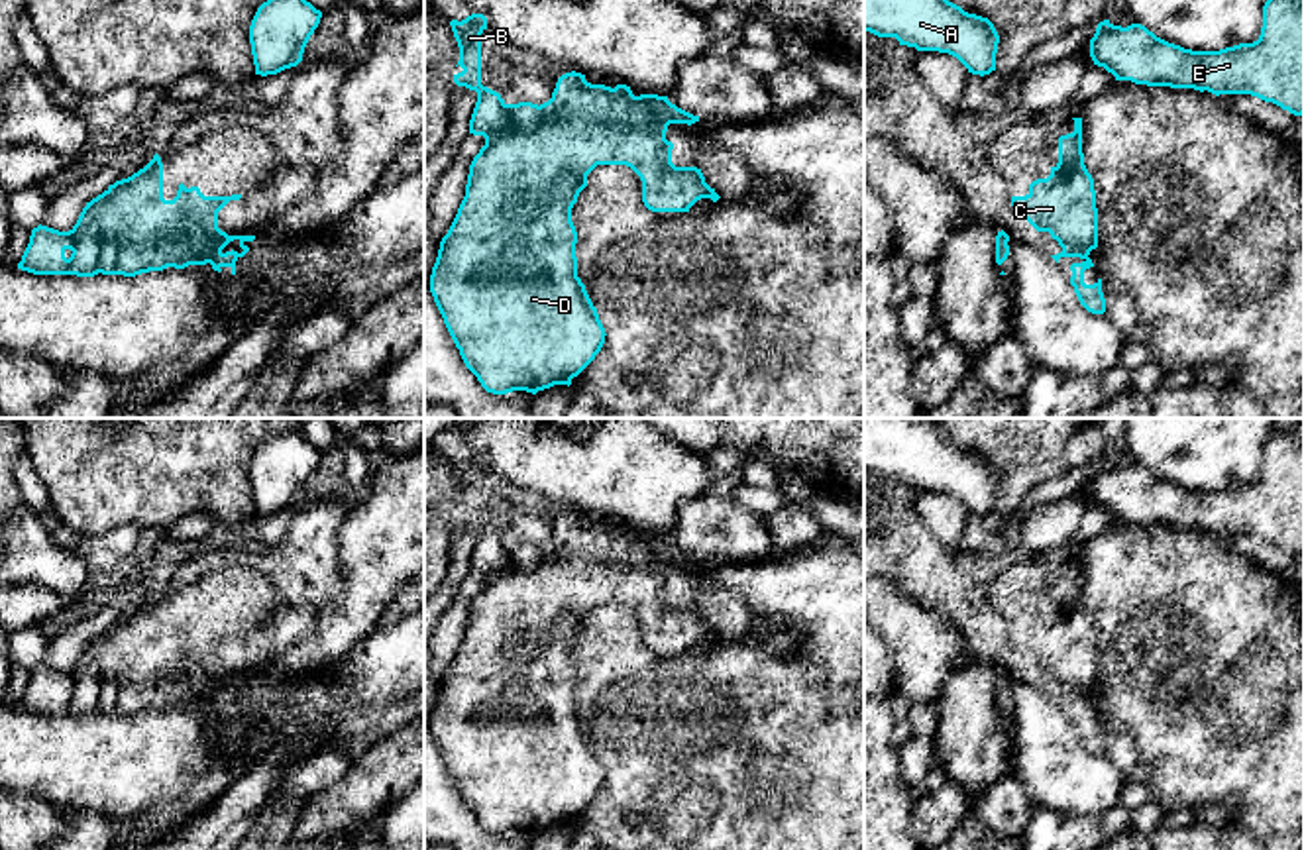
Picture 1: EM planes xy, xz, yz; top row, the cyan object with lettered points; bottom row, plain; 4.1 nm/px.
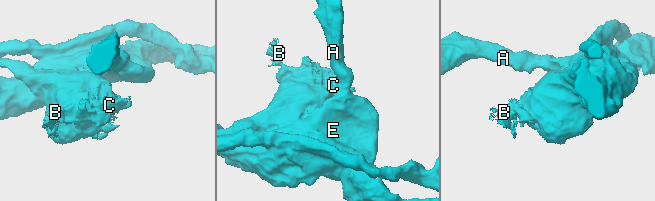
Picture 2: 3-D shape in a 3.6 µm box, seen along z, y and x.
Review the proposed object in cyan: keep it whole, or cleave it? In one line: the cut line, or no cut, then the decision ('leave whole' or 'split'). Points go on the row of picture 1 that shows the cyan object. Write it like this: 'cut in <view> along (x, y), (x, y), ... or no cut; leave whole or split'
no cut; leave whole

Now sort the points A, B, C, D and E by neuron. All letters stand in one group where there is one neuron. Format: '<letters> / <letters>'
A B C D E

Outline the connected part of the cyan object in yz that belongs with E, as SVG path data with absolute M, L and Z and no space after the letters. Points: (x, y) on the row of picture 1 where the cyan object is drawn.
M1267 0L1259 39L1220 51L1184 49L1141 24L1121 27L1104 20L1090 39L1090 57L1115 80L1251 94L1304 114L1304 0Z

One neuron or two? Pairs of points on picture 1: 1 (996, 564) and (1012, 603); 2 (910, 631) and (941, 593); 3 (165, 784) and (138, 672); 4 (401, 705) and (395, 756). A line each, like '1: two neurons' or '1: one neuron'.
1: one neuron
2: two neurons
3: two neurons
4: two neurons

